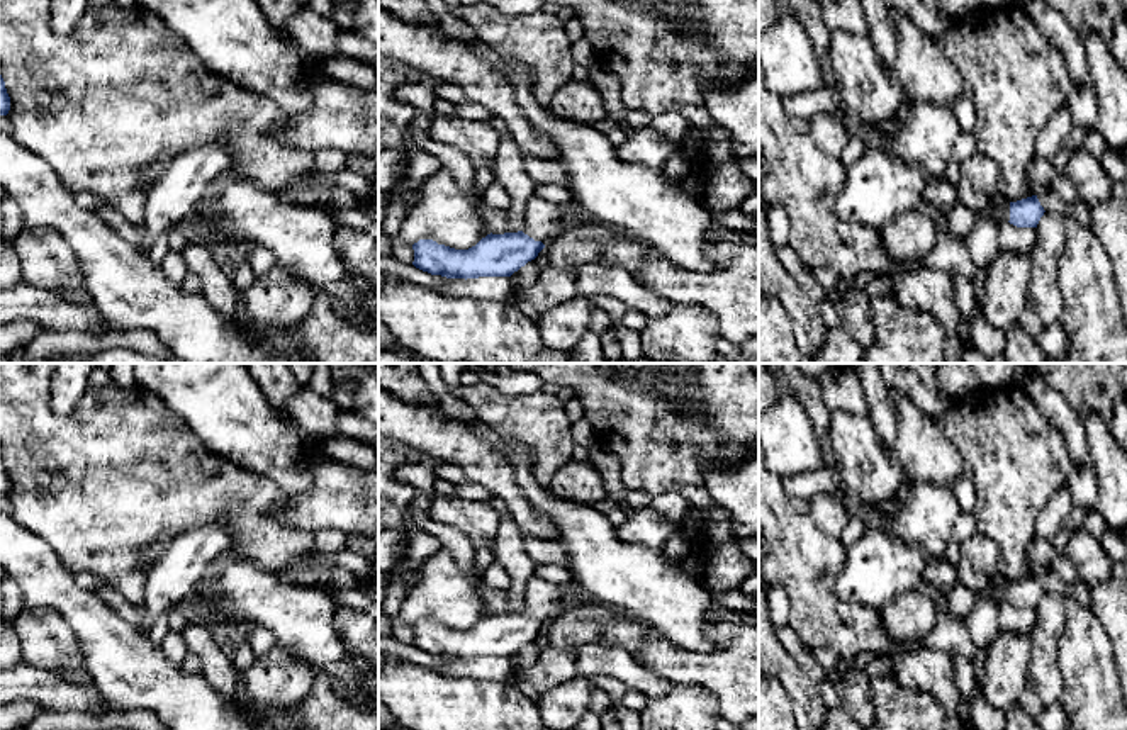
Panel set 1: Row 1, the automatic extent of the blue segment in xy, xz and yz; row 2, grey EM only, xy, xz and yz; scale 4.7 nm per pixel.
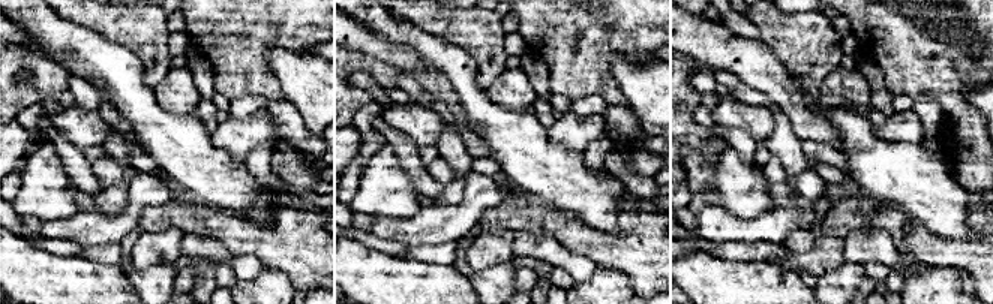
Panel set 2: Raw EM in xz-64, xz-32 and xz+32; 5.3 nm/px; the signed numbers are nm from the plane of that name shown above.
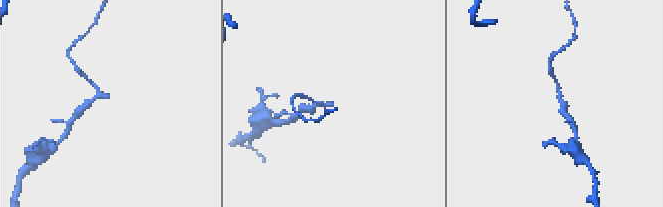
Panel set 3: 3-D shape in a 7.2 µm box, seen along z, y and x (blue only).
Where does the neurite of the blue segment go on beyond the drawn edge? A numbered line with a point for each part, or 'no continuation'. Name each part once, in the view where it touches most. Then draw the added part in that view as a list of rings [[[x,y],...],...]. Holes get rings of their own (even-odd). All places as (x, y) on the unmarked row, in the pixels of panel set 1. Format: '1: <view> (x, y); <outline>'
1: xz (542, 600); [[[538,576],[530,577],[524,584],[524,606],[521,611],[547,626],[565,611],[560,587]]]

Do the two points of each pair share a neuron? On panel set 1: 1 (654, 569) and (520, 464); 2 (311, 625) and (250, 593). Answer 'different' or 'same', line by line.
1: same
2: same

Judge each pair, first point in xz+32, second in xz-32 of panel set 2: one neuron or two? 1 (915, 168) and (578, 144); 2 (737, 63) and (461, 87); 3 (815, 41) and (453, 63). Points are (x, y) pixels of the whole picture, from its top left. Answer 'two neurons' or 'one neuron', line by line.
1: two neurons
2: two neurons
3: two neurons

